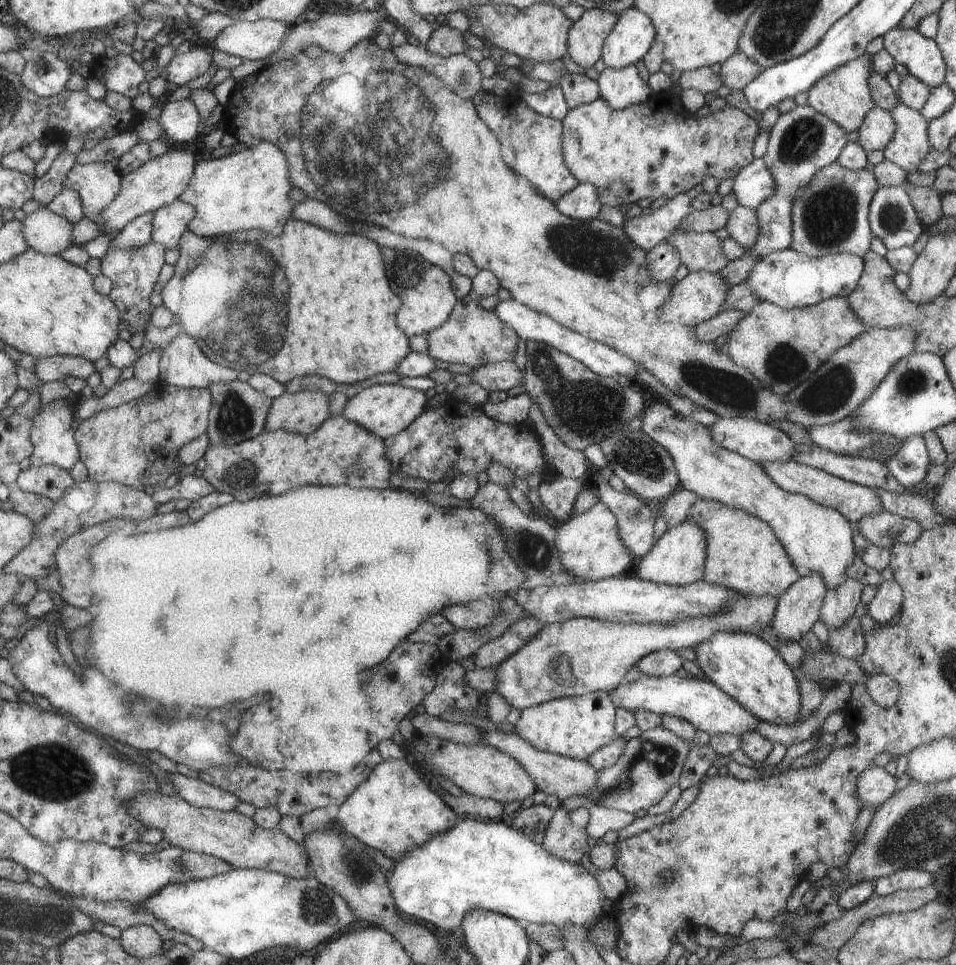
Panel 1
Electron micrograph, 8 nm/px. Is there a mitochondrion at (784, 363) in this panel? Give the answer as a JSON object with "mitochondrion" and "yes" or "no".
{"mitochondrion":"yes"}

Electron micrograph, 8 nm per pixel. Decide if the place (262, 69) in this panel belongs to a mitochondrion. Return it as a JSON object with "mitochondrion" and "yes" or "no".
{"mitochondrion":"no"}

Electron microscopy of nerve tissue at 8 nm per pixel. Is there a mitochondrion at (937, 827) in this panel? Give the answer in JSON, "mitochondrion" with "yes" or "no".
{"mitochondrion":"yes"}

